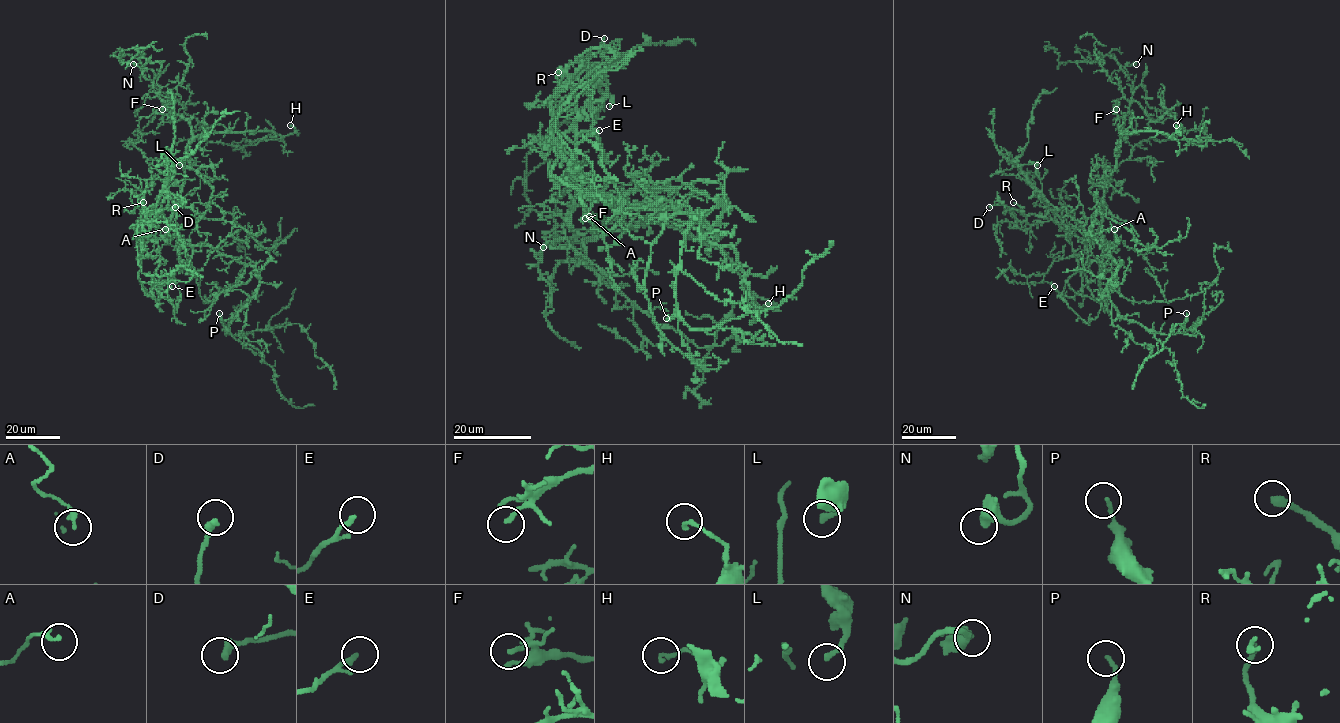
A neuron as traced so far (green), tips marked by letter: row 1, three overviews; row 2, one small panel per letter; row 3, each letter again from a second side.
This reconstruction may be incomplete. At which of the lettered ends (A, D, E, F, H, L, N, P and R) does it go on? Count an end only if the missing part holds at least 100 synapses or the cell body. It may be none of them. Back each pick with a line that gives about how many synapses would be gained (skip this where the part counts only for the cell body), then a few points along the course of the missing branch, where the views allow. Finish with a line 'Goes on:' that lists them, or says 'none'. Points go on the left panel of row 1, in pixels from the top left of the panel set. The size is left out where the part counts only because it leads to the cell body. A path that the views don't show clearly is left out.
Goes on: none

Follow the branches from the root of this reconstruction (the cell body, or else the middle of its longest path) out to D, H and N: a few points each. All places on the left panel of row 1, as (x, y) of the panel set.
D: (204, 245), (185, 243), (172, 228), (155, 237), (151, 213), (175, 207)
H: (204, 245), (185, 243), (170, 223), (187, 146), (204, 133), (283, 137), (295, 130), (290, 125)
N: (204, 245), (185, 243), (170, 223), (183, 183), (190, 124), (155, 91), (154, 73), (133, 64)

